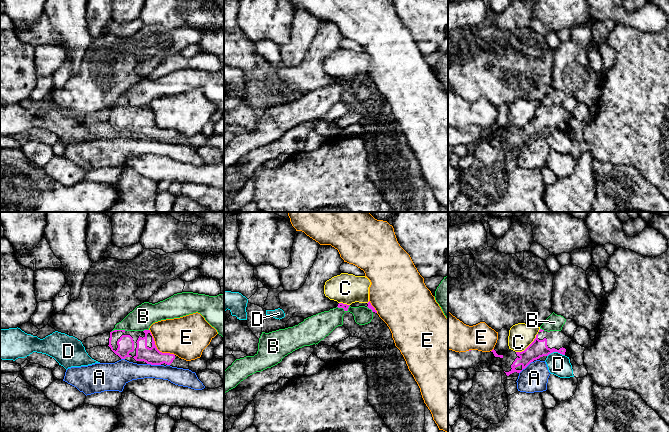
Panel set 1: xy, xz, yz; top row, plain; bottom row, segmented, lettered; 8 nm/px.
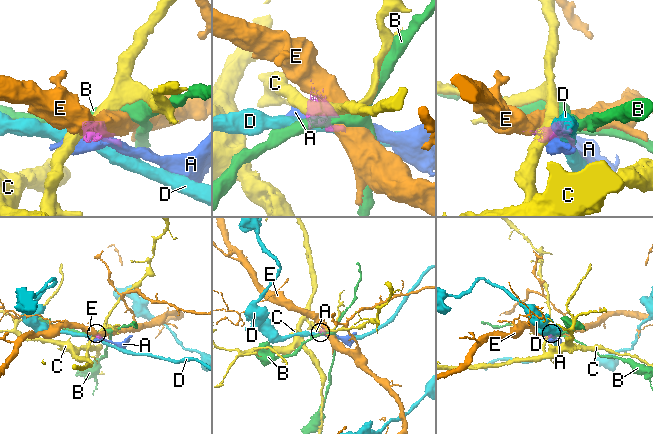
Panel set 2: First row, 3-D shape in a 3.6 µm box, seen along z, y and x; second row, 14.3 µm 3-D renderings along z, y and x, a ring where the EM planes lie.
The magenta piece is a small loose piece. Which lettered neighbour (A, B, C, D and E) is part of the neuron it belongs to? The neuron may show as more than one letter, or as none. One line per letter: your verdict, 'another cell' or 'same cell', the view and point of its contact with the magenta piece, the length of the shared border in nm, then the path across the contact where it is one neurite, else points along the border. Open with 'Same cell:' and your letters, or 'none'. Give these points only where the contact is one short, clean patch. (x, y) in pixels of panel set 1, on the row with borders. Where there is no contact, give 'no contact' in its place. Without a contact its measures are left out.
Same cell: none
A: another cell; meets magenta in xy at (154, 364); contact 110 nm long
B: another cell; meets magenta in xz at (344, 310); contact 110 nm long; border along xz (349, 305), (346, 310), (337, 306)
C: another cell; meets magenta in yz at (529, 345); contact 240 nm long; border along yz (537, 333), (536, 337), (523, 350), (516, 352)
D: another cell; meets magenta in yz at (555, 351); contact 140 nm long
E: another cell; meets magenta in xy at (156, 347); contact 300 nm long

